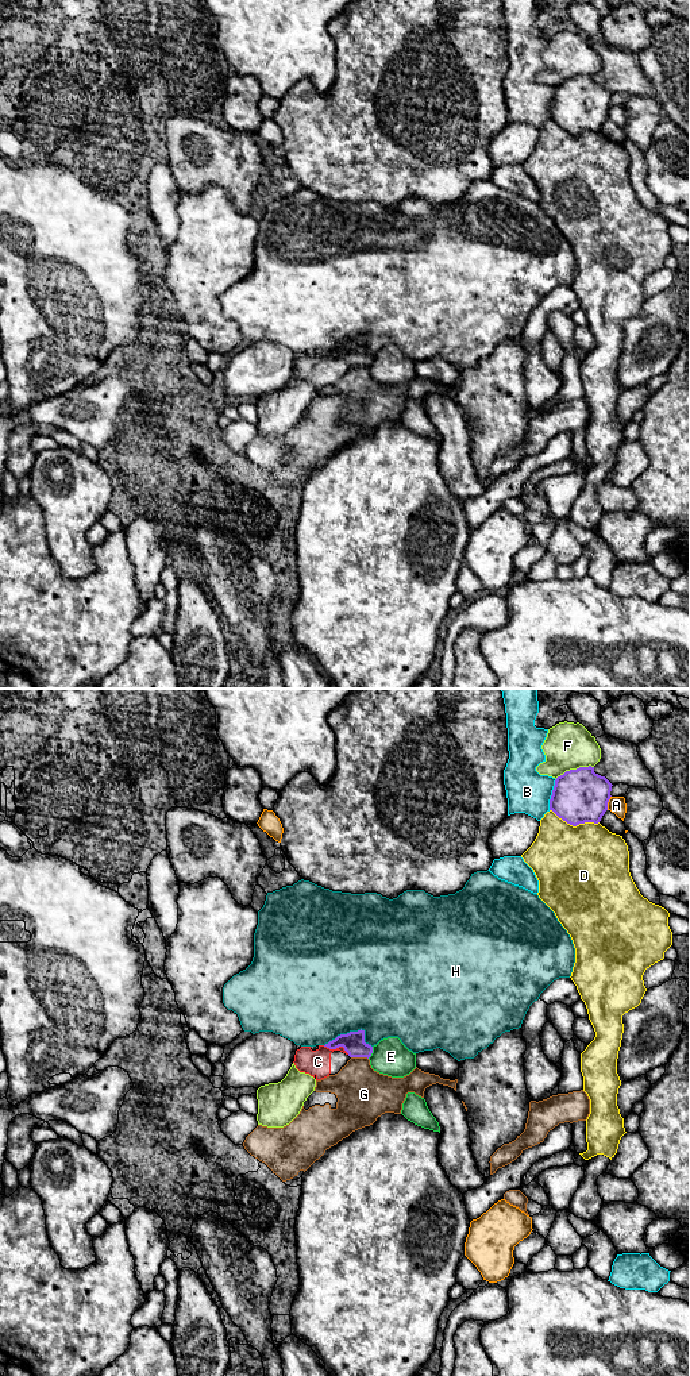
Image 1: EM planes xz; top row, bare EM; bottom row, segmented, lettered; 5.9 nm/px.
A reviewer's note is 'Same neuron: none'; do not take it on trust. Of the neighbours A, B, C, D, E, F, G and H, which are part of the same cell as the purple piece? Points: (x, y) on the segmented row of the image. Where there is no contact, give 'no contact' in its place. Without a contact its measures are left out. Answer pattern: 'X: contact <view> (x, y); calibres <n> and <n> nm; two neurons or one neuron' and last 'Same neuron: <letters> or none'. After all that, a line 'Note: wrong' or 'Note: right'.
A: contact xz (608, 801); calibres 320 and 100 nm; two neurons
B: contact xz (552, 794); calibres 320 and 260 nm; two neurons
C: contact xz (336, 1047); calibres 130 and 150 nm; one neuron
D: contact xz (574, 825); calibres 320 and 500 nm; two neurons
E: contact xz (372, 1052); calibres 130 and 220 nm; two neurons
F: contact xz (574, 770); calibres 320 and 280 nm; two neurons
G: contact xz (359, 1056); calibres 130 and 320 nm; two neurons
H: contact xz (353, 1032); calibres 130 and 480 nm; two neurons
Same neuron: C
Note: wrong

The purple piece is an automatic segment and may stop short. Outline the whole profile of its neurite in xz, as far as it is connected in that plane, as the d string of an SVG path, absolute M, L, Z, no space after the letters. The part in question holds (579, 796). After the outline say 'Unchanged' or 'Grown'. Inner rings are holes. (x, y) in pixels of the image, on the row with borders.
M591 766L566 771L555 780L550 810L573 826L598 824L608 810L612 786Z. Unchanged

